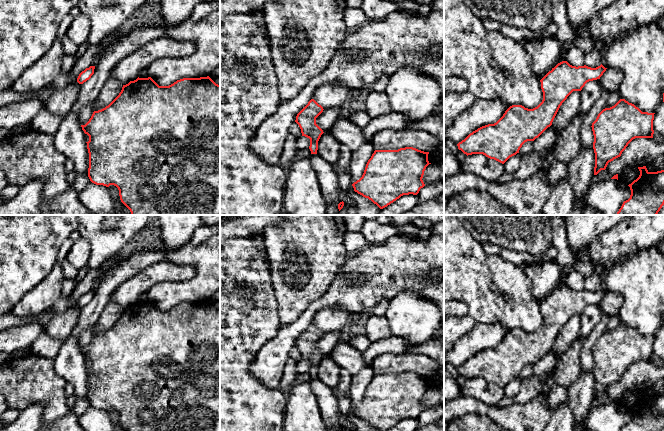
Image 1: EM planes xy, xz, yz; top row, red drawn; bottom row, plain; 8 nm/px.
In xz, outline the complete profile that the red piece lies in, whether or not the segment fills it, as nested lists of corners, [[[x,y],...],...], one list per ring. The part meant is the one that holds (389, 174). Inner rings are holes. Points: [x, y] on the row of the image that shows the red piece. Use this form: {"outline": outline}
{"outline": [[[413,147],[398,150],[375,150],[368,160],[362,177],[352,184],[354,191],[371,200],[383,209],[403,195],[417,195],[425,186],[422,178],[428,161],[429,152]]]}

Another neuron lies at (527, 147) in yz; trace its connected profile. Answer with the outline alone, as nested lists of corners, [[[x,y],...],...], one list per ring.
[[[527,141],[520,148],[519,154],[524,156],[532,151],[534,151],[534,141]]]

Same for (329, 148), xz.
[[[324,132],[318,141],[317,154],[330,164],[335,164],[340,156],[341,145],[331,134]]]

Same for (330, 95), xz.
[[[331,82],[321,85],[314,93],[313,99],[324,110],[339,106],[348,106],[352,98],[349,88],[343,84]]]

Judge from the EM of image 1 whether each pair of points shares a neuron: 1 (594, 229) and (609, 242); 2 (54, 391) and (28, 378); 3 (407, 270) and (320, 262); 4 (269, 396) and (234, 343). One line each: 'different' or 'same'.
1: different
2: same
3: different
4: same

